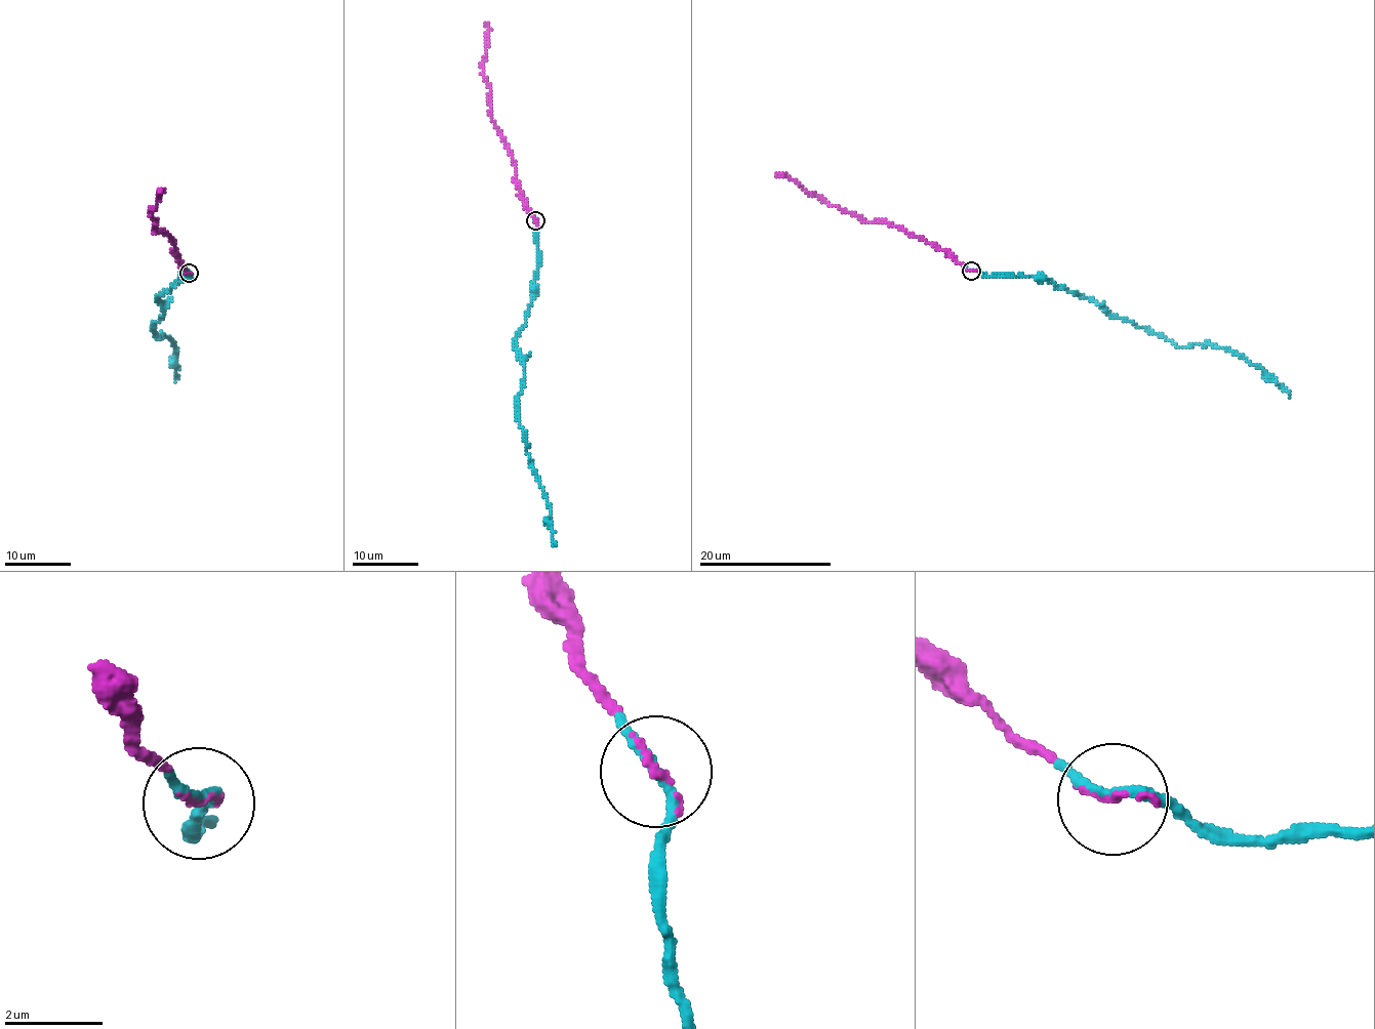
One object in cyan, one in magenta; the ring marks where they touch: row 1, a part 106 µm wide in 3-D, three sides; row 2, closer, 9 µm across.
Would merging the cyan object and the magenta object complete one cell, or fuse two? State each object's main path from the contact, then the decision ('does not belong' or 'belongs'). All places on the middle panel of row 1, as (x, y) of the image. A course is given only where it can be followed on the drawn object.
course cyan (535, 219), (535, 292), (514, 346), (523, 364), (520, 428), (550, 506), (554, 546); course magenta (535, 219), (519, 189), (515, 162), (490, 113), (489, 88), (482, 66), (487, 22); belongs

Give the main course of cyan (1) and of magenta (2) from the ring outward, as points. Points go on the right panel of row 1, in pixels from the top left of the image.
1: (970, 271), (977, 270), (985, 276), (1043, 276), (1178, 346), (1215, 345), (1242, 356), (1260, 366), (1290, 397)
2: (970, 271), (922, 237), (839, 210), (784, 175), (775, 175)

